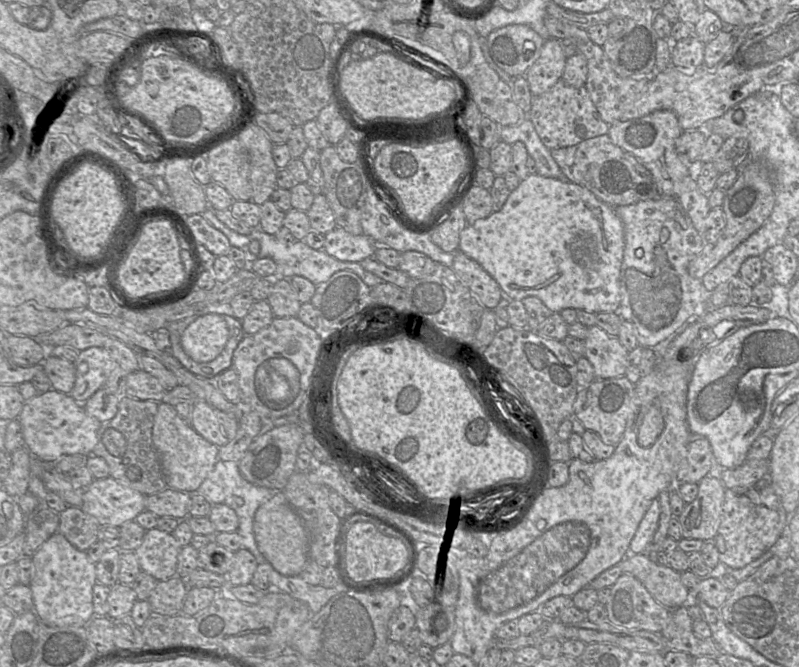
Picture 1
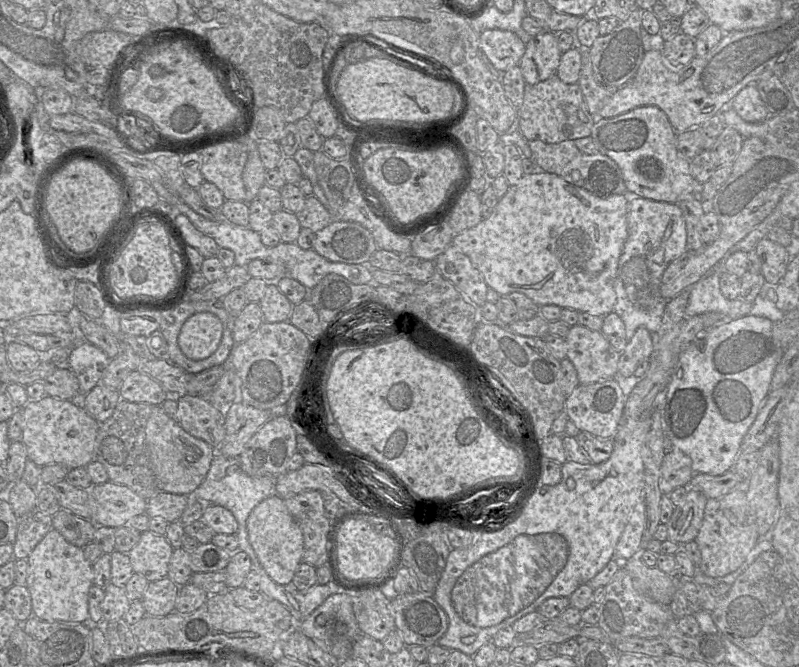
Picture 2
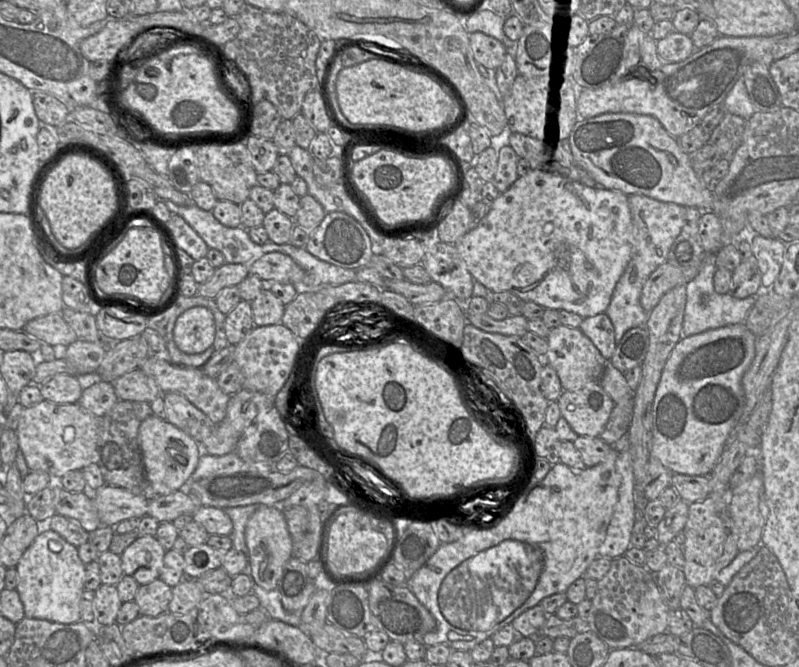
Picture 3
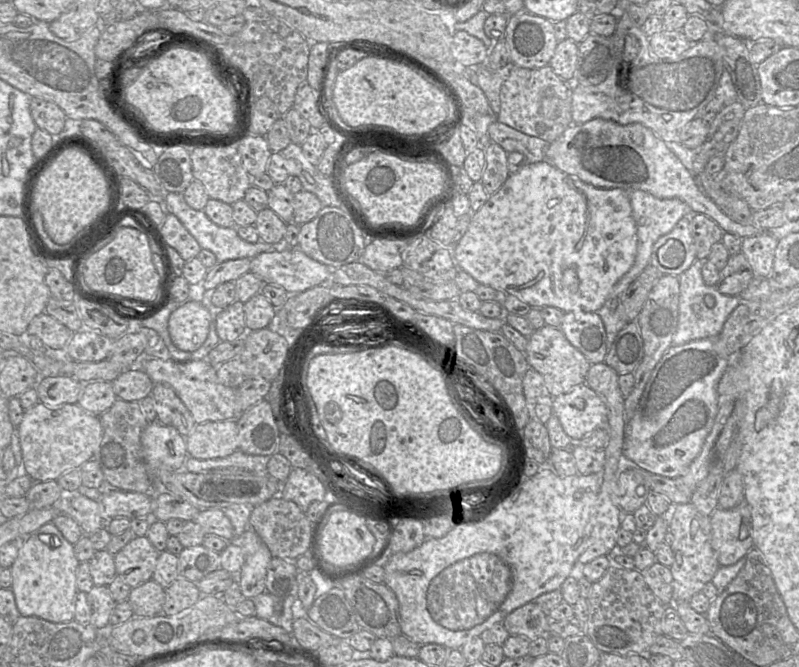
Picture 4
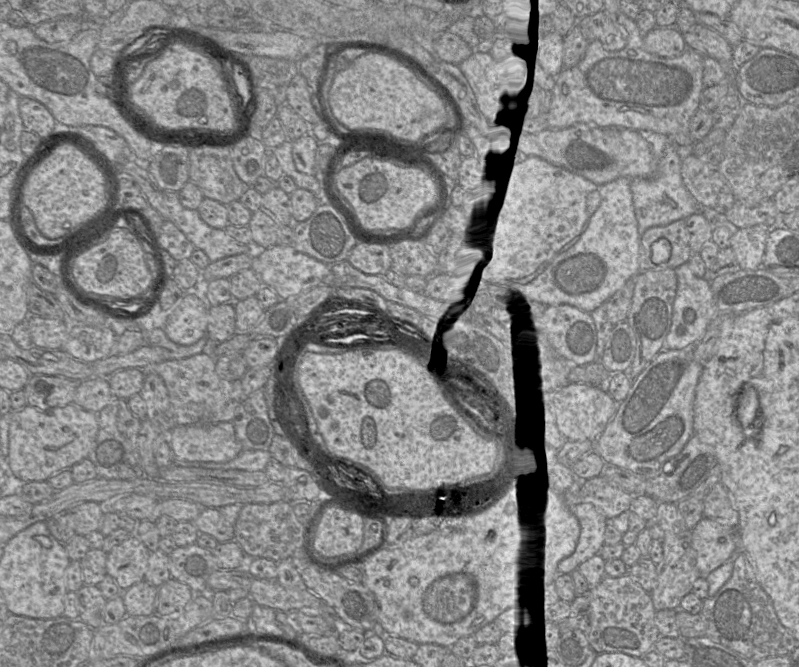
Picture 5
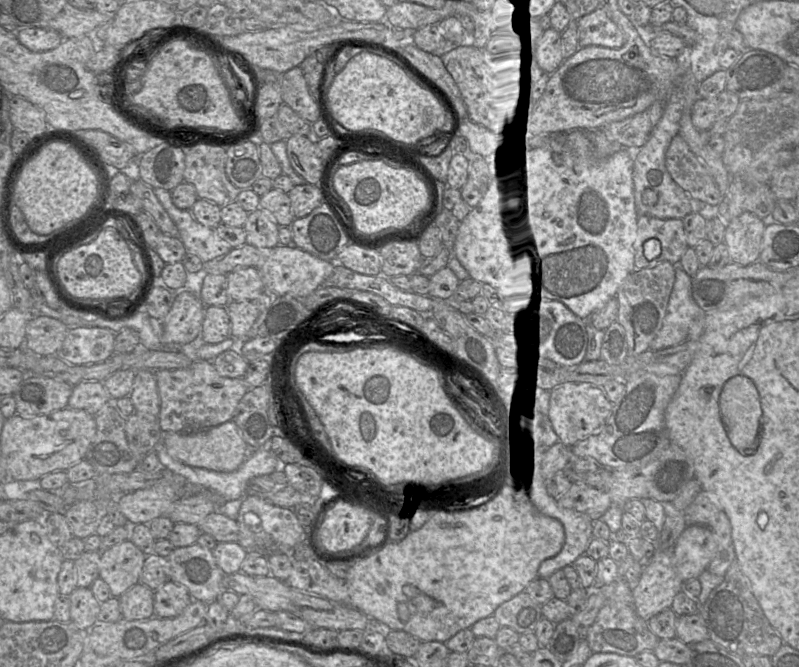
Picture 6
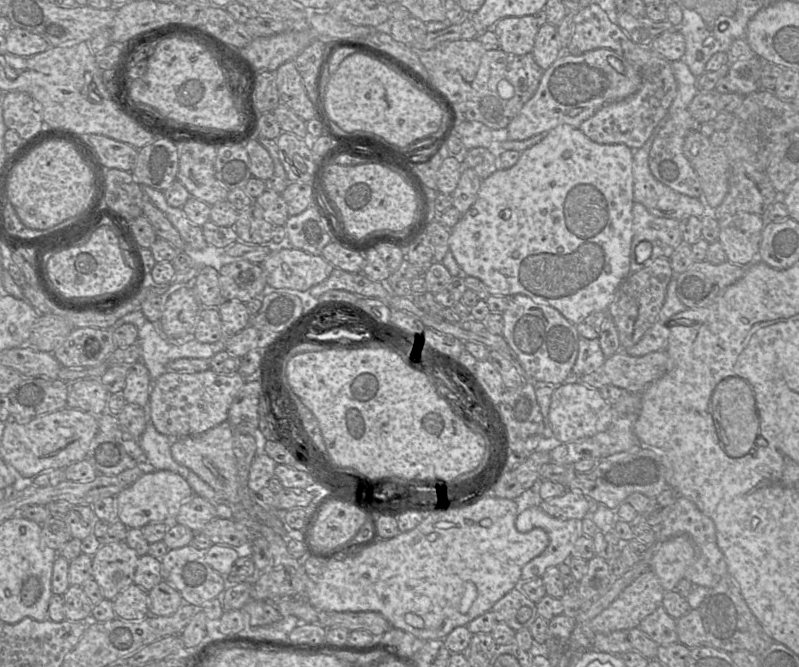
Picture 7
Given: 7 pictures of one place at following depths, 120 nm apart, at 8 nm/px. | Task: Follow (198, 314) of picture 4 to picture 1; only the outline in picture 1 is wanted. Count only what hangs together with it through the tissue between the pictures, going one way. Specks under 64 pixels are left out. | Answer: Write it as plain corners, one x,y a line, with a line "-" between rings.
209,313
197,317
181,335
181,347
193,361
213,361
224,348
229,336
229,324
220,314

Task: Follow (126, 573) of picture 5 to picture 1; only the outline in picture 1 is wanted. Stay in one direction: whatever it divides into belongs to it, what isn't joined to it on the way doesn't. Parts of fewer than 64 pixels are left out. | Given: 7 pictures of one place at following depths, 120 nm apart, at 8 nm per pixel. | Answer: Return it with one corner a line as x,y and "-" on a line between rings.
158,528
146,531
143,542
135,551
140,568
158,581
177,576
181,546
172,533

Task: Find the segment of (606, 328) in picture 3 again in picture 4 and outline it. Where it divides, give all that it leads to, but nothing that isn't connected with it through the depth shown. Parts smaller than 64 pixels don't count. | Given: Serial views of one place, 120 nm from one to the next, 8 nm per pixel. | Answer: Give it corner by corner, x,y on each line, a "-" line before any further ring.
564,312
559,329
590,364
604,361
608,351
607,334
596,312

